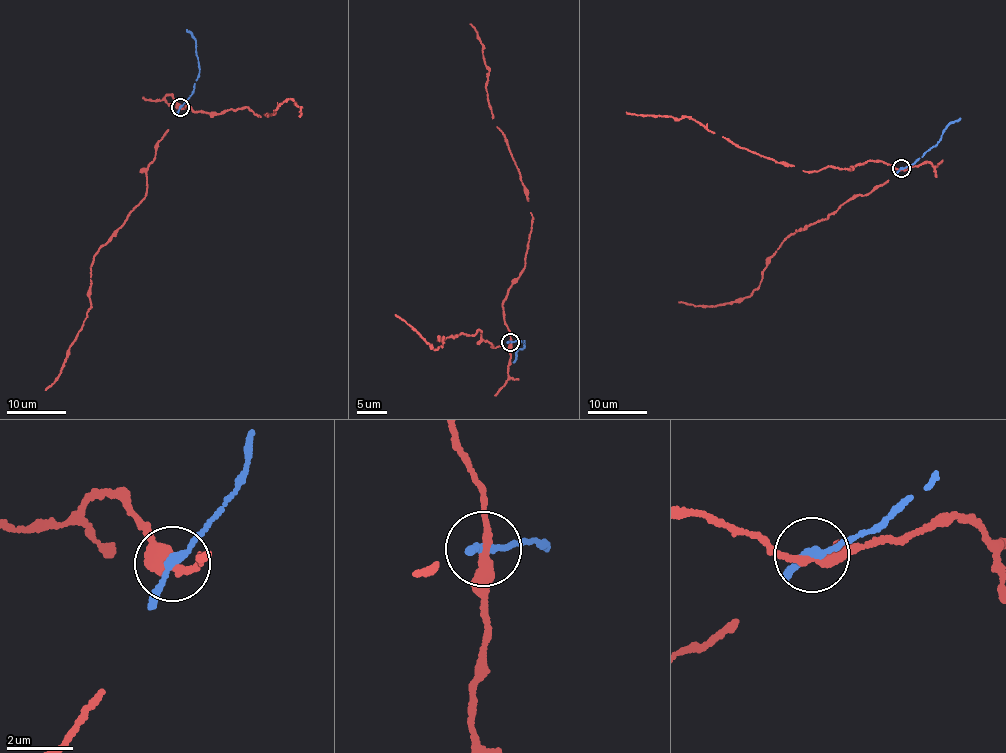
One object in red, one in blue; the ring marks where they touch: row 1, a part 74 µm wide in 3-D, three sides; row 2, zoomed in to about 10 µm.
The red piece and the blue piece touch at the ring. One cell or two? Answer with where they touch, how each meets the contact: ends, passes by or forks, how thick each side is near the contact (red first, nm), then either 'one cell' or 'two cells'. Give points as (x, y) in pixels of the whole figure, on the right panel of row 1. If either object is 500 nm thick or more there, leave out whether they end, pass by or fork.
place (901, 168); red passes by; blue passes by; calibres 340 and 190 nm; one cell

